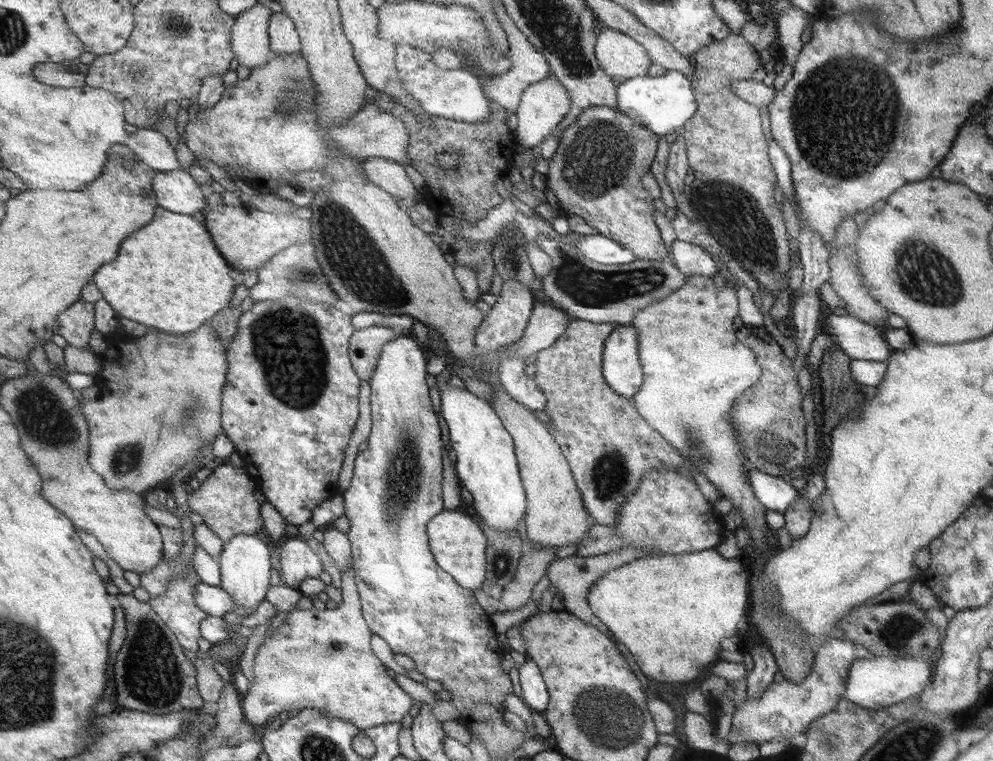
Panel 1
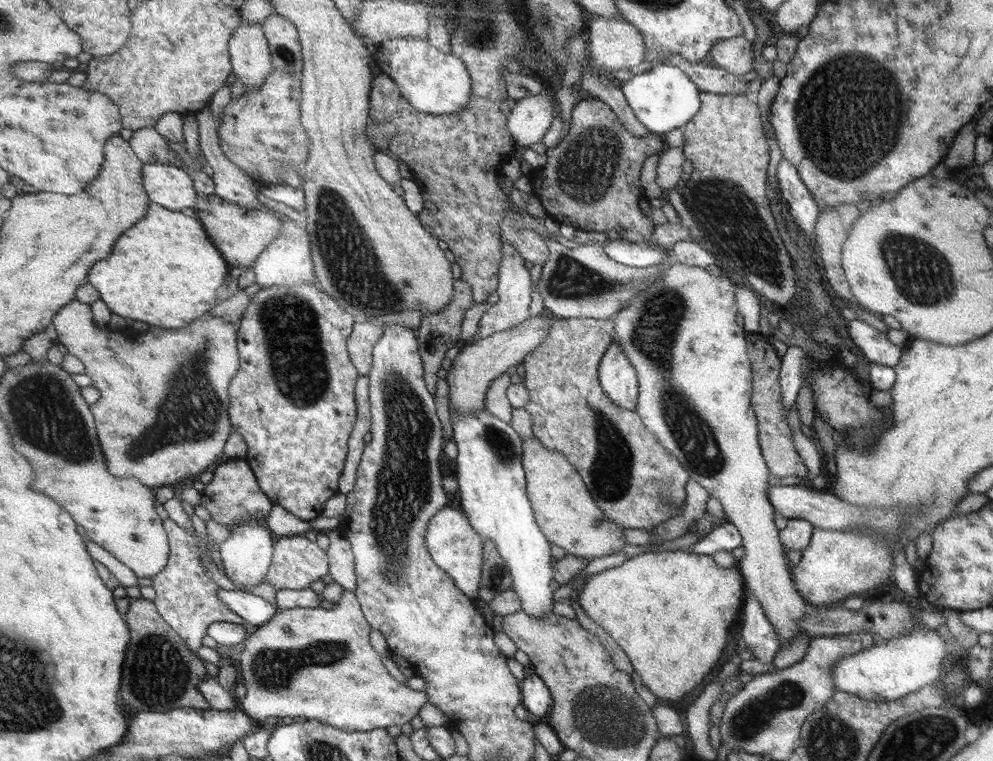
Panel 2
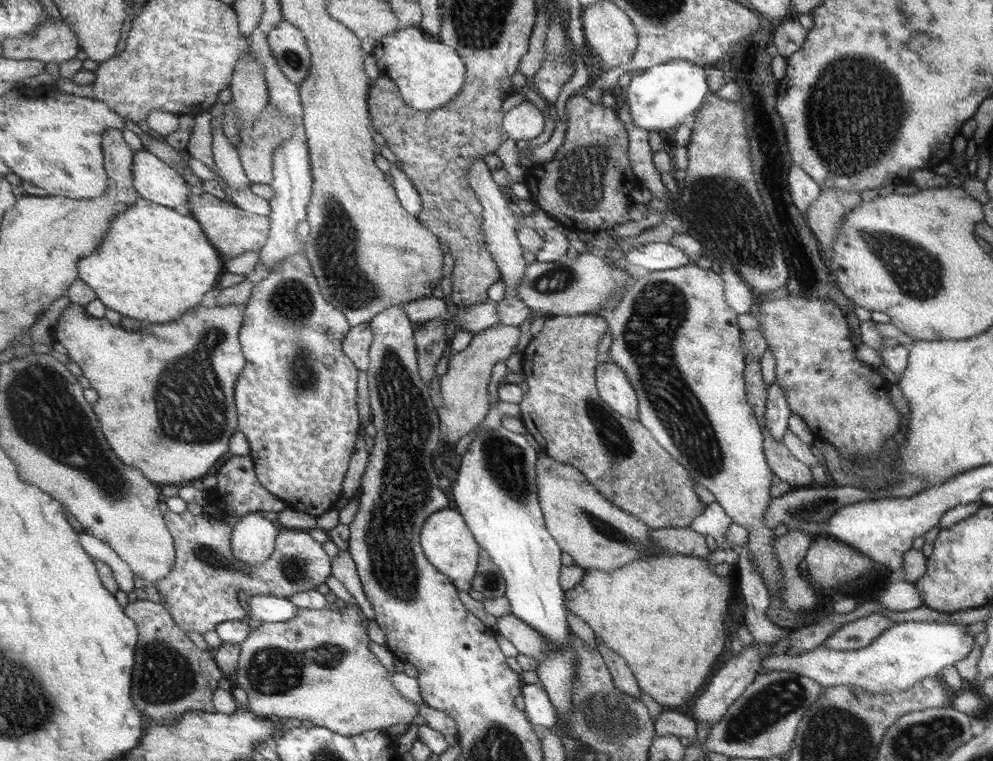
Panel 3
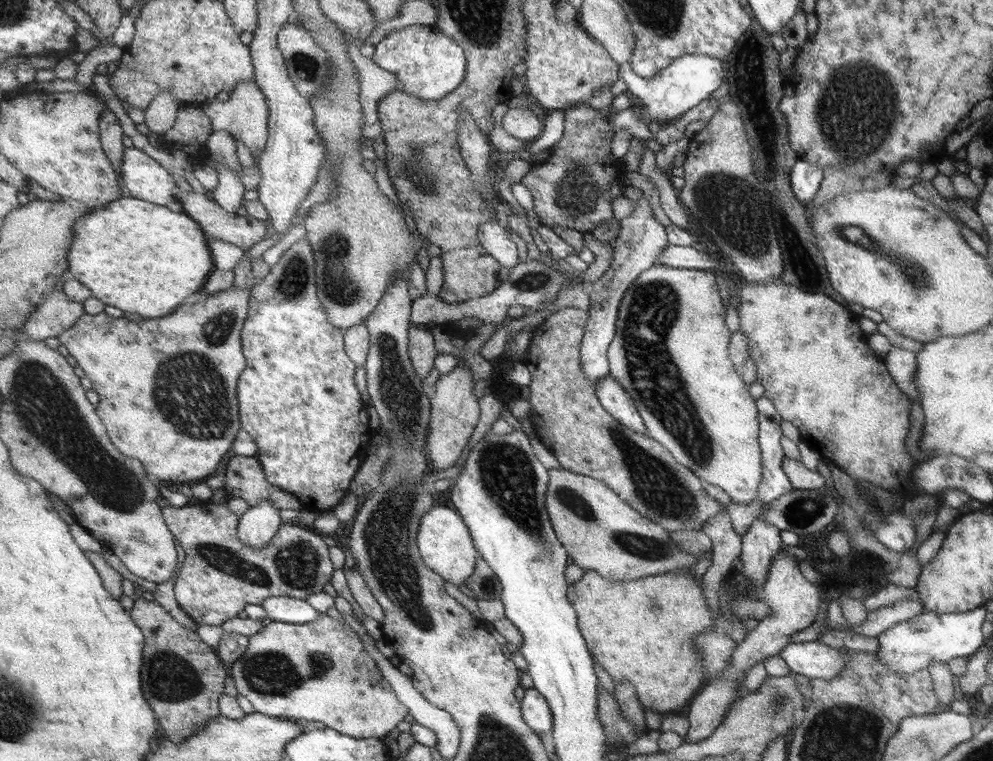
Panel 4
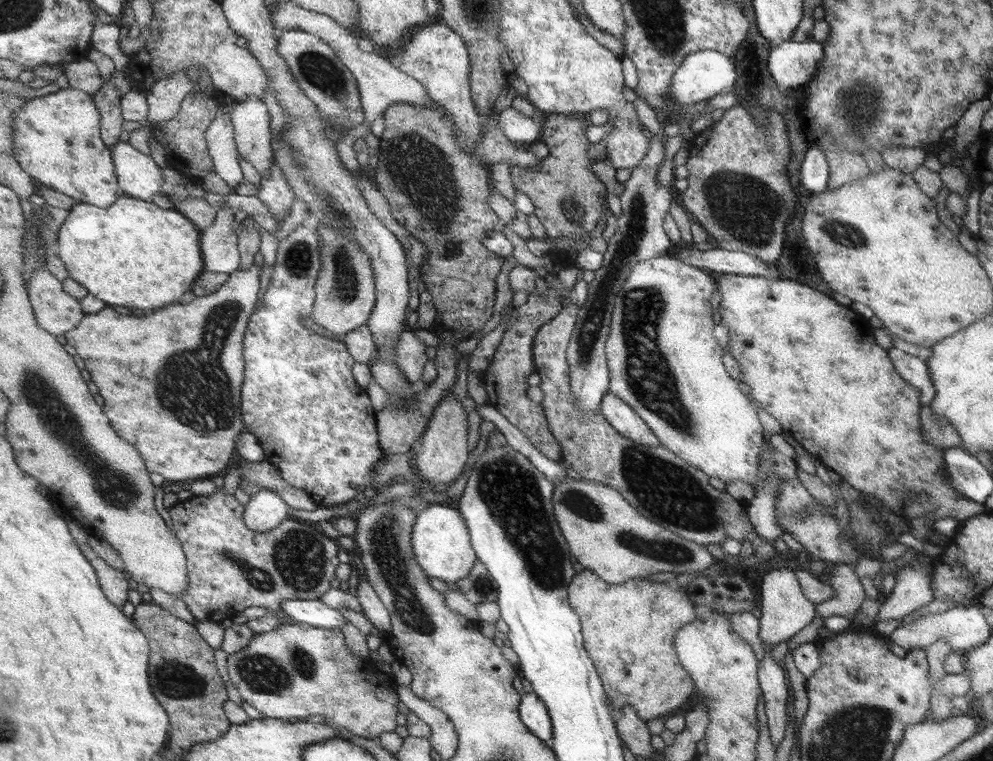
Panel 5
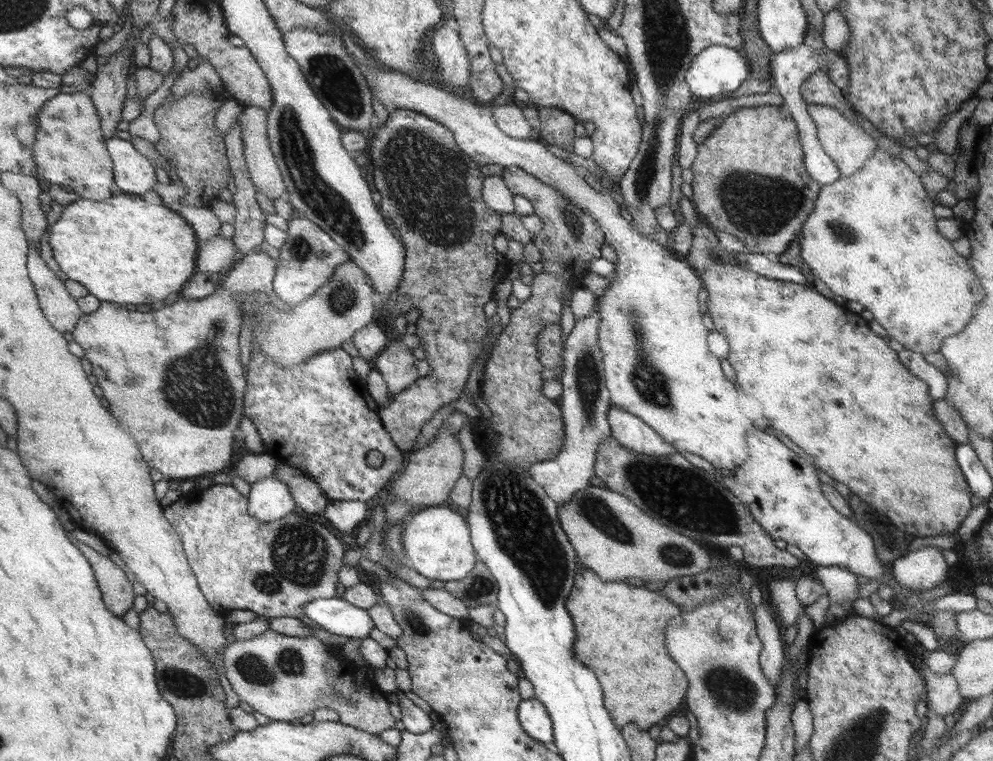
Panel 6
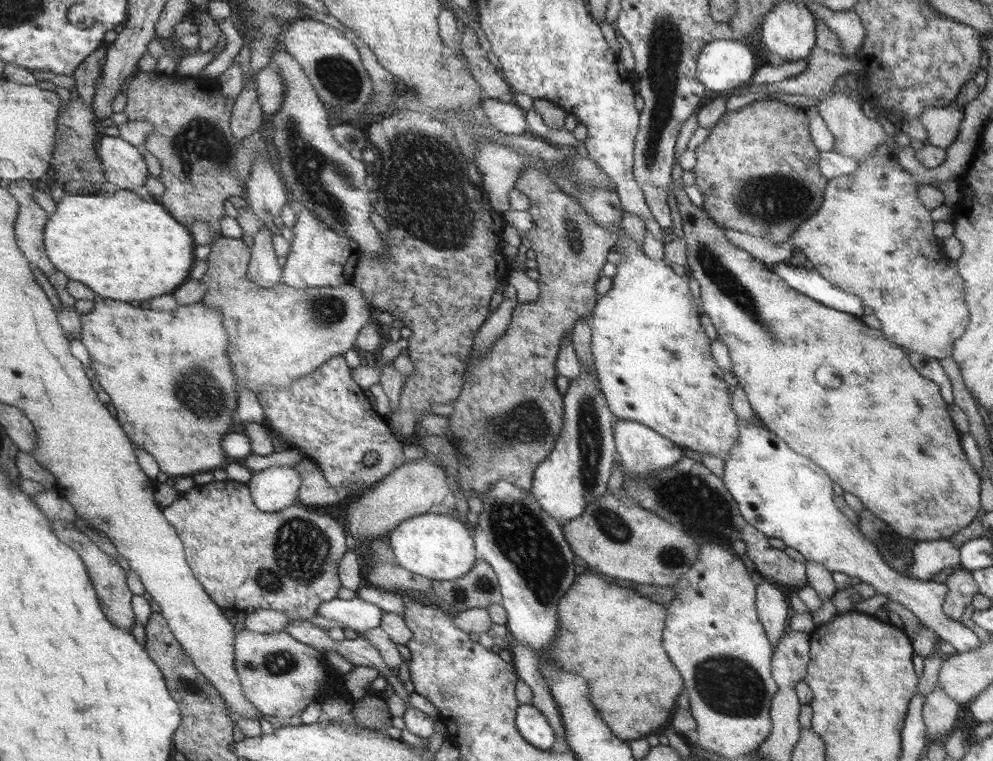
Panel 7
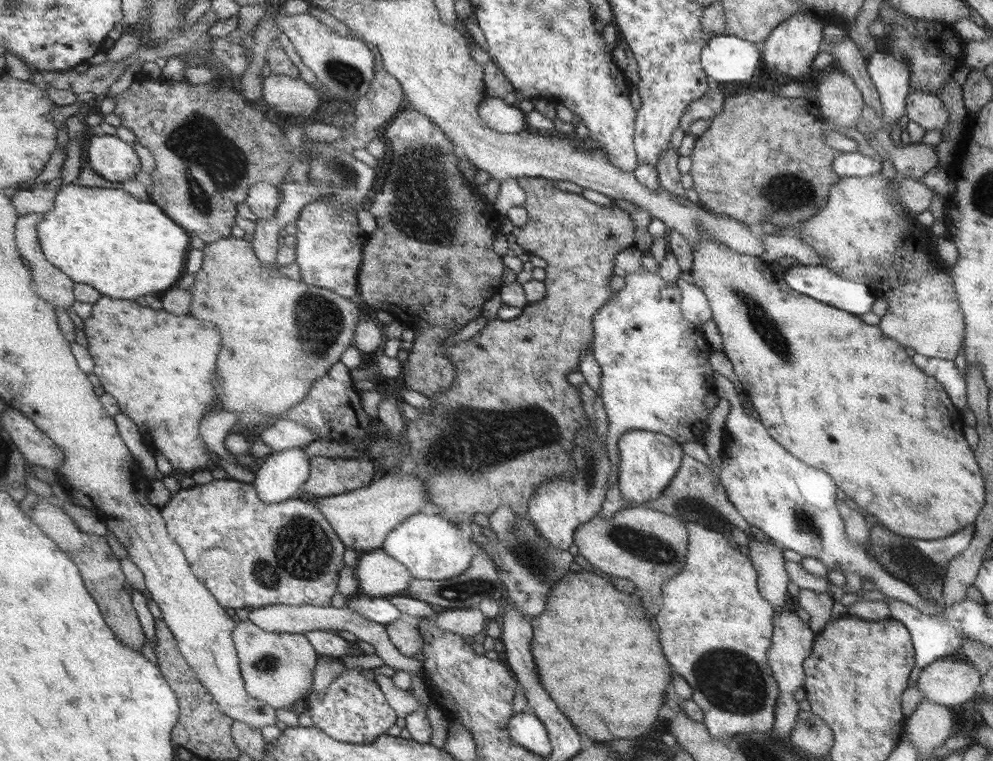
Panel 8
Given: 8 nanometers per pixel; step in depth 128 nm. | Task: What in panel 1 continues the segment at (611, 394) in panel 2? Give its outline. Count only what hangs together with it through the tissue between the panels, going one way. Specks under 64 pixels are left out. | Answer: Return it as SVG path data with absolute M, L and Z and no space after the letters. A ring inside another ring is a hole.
M617 325L604 342L604 378L613 392L625 398L635 395L644 380L639 346L640 333L630 325Z

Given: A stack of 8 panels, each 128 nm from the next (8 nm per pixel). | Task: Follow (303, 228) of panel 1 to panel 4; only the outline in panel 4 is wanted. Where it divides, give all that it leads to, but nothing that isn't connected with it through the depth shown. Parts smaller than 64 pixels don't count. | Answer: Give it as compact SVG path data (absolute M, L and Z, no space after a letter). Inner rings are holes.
M185 191L180 193L179 200L185 214L192 217L193 221L201 226L203 235L209 237L211 240L225 241L229 244L237 245L239 249L245 251L251 248L253 244L263 240L270 233L266 221L257 220L250 214L242 216L234 212L225 212L225 210L221 210L215 204L215 201L208 200L206 195L202 193Z

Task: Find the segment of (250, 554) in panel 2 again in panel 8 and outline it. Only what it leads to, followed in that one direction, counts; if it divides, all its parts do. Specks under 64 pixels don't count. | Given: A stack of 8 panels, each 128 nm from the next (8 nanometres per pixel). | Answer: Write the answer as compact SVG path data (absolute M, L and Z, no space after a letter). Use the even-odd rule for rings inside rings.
M304 448L271 452L267 457L254 473L253 489L266 504L293 499L293 494L311 472Z

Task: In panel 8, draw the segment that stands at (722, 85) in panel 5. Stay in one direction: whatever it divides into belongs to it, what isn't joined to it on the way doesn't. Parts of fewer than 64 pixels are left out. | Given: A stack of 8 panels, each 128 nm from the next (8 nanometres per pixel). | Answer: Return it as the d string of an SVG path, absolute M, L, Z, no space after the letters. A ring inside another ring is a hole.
M713 35L700 52L704 74L716 85L725 82L750 82L757 70L758 45L733 35Z

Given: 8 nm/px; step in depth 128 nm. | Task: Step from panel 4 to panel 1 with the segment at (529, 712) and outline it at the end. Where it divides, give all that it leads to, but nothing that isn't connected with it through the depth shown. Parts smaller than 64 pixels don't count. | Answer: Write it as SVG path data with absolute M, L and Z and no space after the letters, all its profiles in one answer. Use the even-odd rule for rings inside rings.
M526 659L521 666L517 666L517 671L520 684L519 688L521 688L521 698L523 698L522 702L530 711L544 711L548 707L549 696L539 666L535 661Z

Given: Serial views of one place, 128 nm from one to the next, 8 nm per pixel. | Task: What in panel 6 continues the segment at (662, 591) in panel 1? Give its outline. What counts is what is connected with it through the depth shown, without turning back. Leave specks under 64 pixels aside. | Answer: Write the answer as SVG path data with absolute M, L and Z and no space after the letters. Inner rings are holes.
M583 568L568 594L566 606L576 628L577 646L574 646L574 653L577 660L583 660L589 664L589 668L593 668L593 672L597 672L597 680L601 680L604 694L604 708L618 728L633 722L639 730L647 731L649 727L667 718L667 714L671 714L675 708L679 708L685 690L688 690L687 677L682 669L679 670L676 661L669 658L663 632L668 626L665 622L683 611L680 605L673 604L659 591L650 591L643 586L629 586L622 581L602 581L595 573Z

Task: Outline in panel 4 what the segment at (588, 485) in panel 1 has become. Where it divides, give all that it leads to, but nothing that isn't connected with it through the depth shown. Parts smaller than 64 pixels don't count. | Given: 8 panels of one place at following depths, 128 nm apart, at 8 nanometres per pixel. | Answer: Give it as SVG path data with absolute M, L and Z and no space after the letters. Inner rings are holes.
M567 307L549 313L531 331L532 342L523 354L521 364L525 365L530 374L528 414L535 425L537 440L557 459L561 469L600 480L608 485L620 500L666 531L701 531L705 522L723 511L725 506L718 504L705 493L700 478L677 462L663 445L645 434L624 428L624 425L600 404L594 385L584 374L581 361L581 342L584 340L587 324L587 312Z

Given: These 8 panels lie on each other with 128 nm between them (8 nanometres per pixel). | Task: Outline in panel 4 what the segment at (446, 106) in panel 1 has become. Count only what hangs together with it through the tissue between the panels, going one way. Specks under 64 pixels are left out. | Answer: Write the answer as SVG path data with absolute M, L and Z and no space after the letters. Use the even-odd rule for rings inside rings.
M411 25L389 32L374 45L373 62L381 69L393 73L403 93L418 100L445 101L451 98L465 74L463 49L434 25Z

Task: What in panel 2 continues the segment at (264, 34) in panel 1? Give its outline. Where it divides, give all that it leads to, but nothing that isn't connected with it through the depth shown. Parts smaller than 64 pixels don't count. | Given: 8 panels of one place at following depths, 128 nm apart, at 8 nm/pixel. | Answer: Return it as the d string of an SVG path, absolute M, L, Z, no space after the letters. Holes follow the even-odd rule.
M259 23L241 26L233 32L228 42L228 53L231 57L232 72L235 80L241 82L245 91L263 85L265 76L272 69L271 54L267 40Z

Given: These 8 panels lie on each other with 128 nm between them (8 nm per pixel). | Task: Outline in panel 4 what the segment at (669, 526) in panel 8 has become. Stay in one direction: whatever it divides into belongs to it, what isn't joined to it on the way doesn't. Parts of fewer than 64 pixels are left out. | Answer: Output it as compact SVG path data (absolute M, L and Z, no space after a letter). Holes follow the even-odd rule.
M564 469L548 471L547 499L548 517L553 531L573 557L573 564L583 571L593 570L605 580L635 580L642 577L661 575L668 571L681 570L693 566L699 560L710 560L711 553L691 555L680 545L673 543L668 532L648 517L641 516L635 509L617 497L615 492L600 480L579 473L566 472Z

